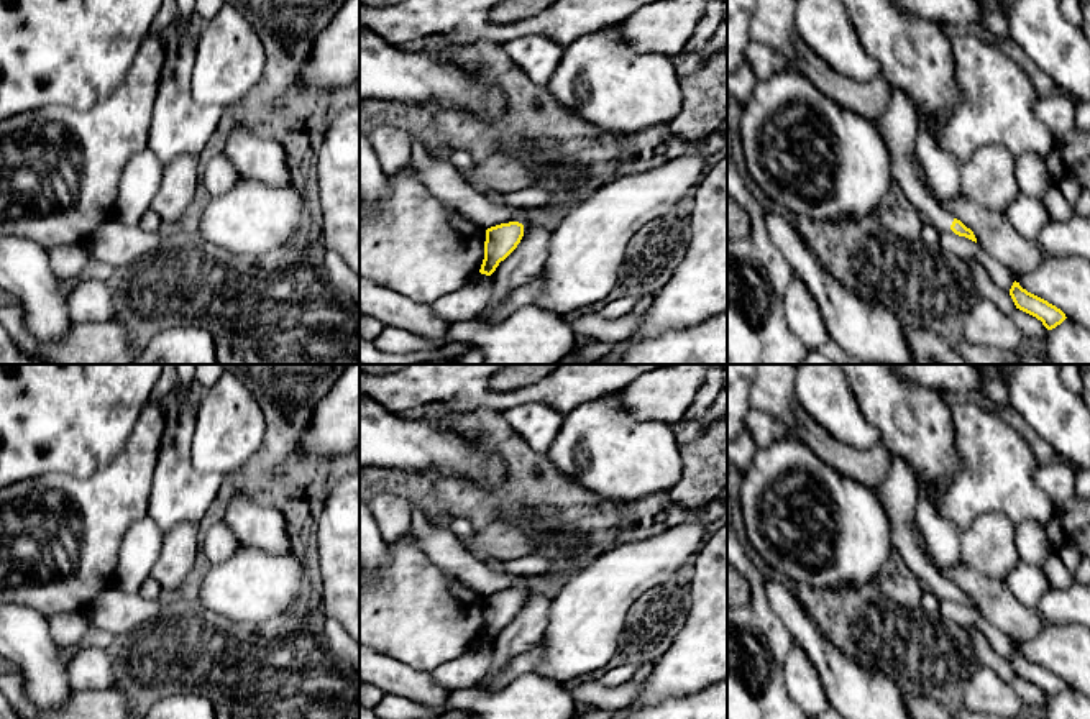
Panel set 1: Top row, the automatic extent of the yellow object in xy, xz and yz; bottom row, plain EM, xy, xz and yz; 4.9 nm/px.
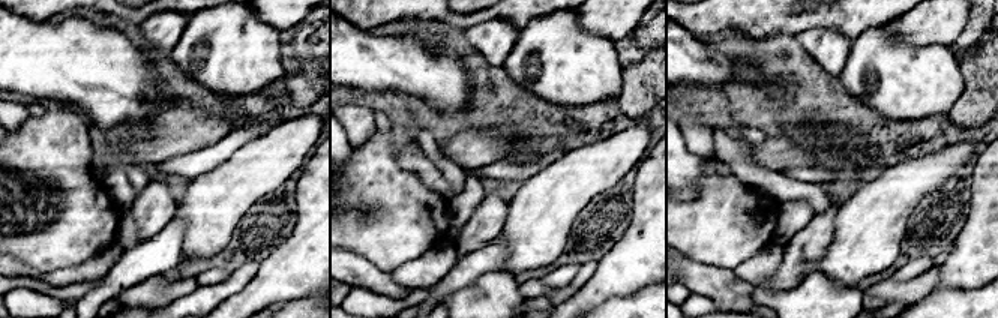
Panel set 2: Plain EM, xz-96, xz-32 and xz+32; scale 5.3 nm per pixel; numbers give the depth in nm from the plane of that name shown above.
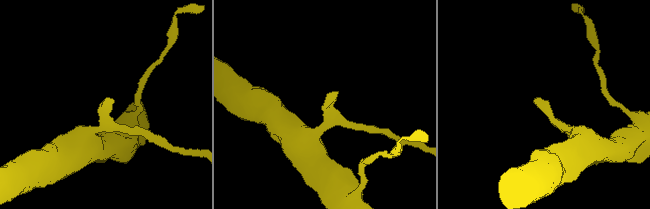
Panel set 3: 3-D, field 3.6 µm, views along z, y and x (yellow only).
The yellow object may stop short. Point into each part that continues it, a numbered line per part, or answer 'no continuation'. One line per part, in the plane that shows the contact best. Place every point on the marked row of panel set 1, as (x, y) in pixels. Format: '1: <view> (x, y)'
1: yz (898, 127)

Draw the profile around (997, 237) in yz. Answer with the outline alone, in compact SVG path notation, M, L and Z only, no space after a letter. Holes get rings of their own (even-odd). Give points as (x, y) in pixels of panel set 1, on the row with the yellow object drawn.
M964 194L937 204L970 228L983 254L1003 264L1011 276L1029 274L1044 263L1044 248L1037 240L1021 236L1005 213L992 212Z

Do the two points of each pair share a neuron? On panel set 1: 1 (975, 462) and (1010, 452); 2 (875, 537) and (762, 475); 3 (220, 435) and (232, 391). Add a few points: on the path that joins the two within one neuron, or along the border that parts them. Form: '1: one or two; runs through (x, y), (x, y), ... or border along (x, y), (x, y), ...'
1: one; runs through (984, 462), (1002, 460)
2: one; runs through (846, 508), (821, 475), (806, 465), (792, 463)
3: one; runs through (228, 424), (228, 403)

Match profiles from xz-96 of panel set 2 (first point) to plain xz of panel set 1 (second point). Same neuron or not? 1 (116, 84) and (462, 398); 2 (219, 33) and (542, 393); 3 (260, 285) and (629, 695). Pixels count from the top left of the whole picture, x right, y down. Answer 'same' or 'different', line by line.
1: different
2: different
3: different

